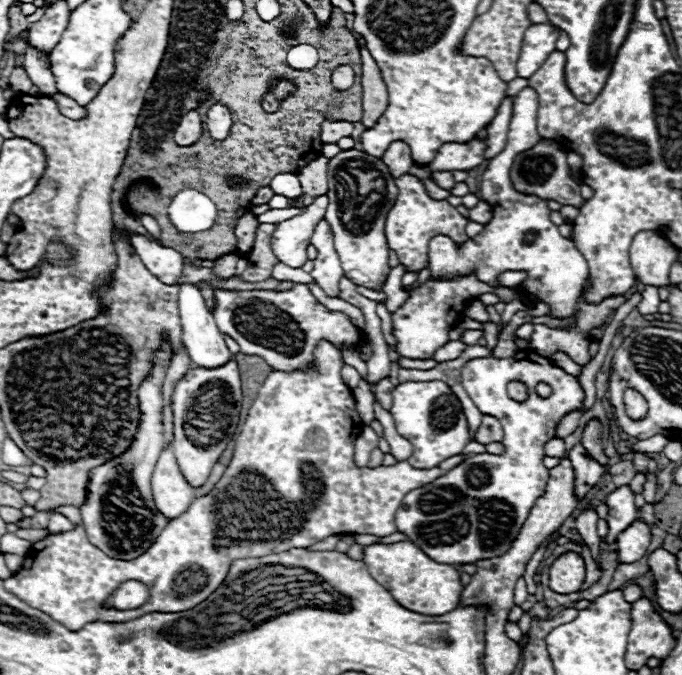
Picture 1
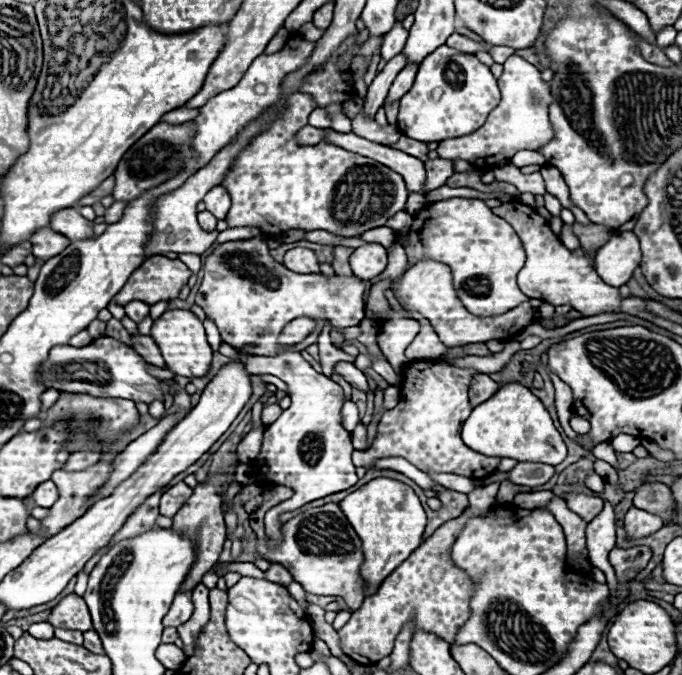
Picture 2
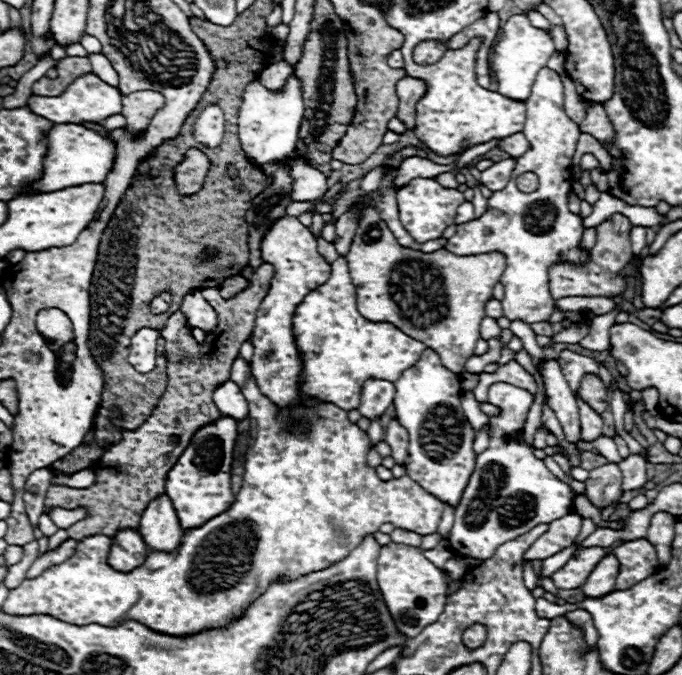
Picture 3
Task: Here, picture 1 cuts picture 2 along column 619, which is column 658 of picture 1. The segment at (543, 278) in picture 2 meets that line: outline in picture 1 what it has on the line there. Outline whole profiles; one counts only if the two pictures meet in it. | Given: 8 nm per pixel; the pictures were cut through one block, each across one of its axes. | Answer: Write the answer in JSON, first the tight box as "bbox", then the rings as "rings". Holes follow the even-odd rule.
{"bbox":[636,286,660,314],"rings":[[[646,286],[642,292],[642,302],[636,306],[640,314],[656,314],[658,306],[660,306],[660,296],[658,296],[658,288],[656,286]]]}

